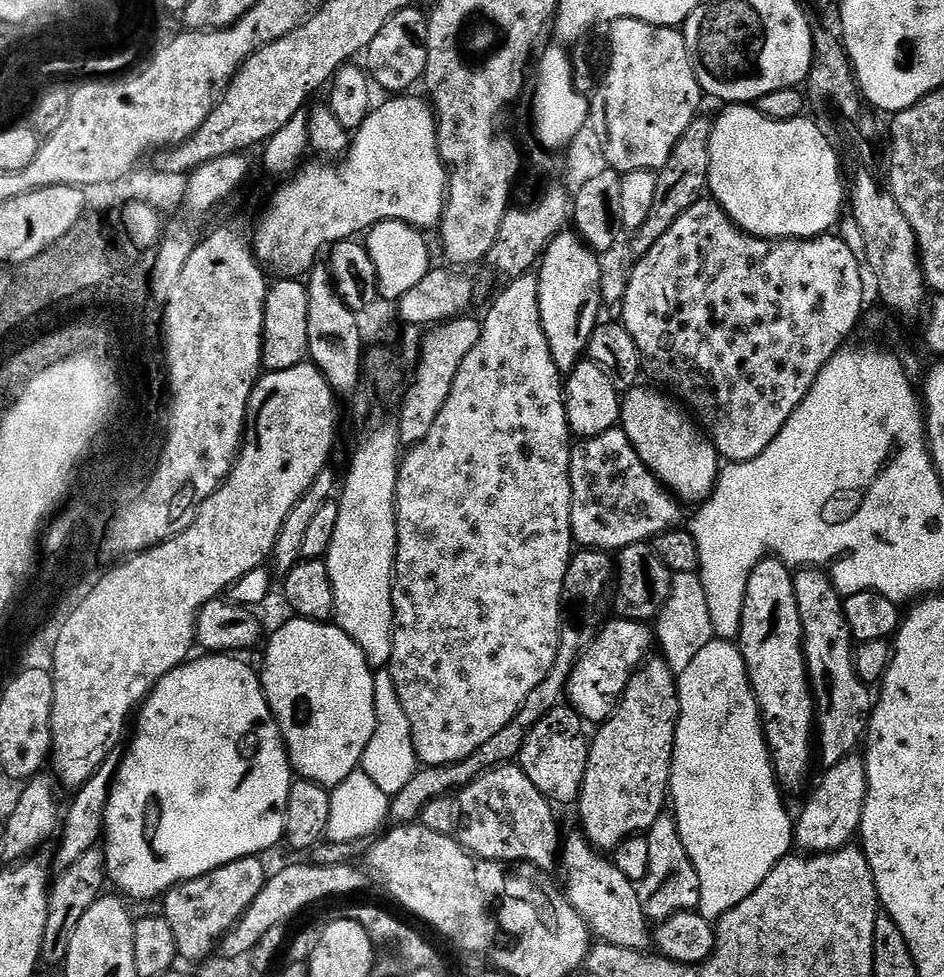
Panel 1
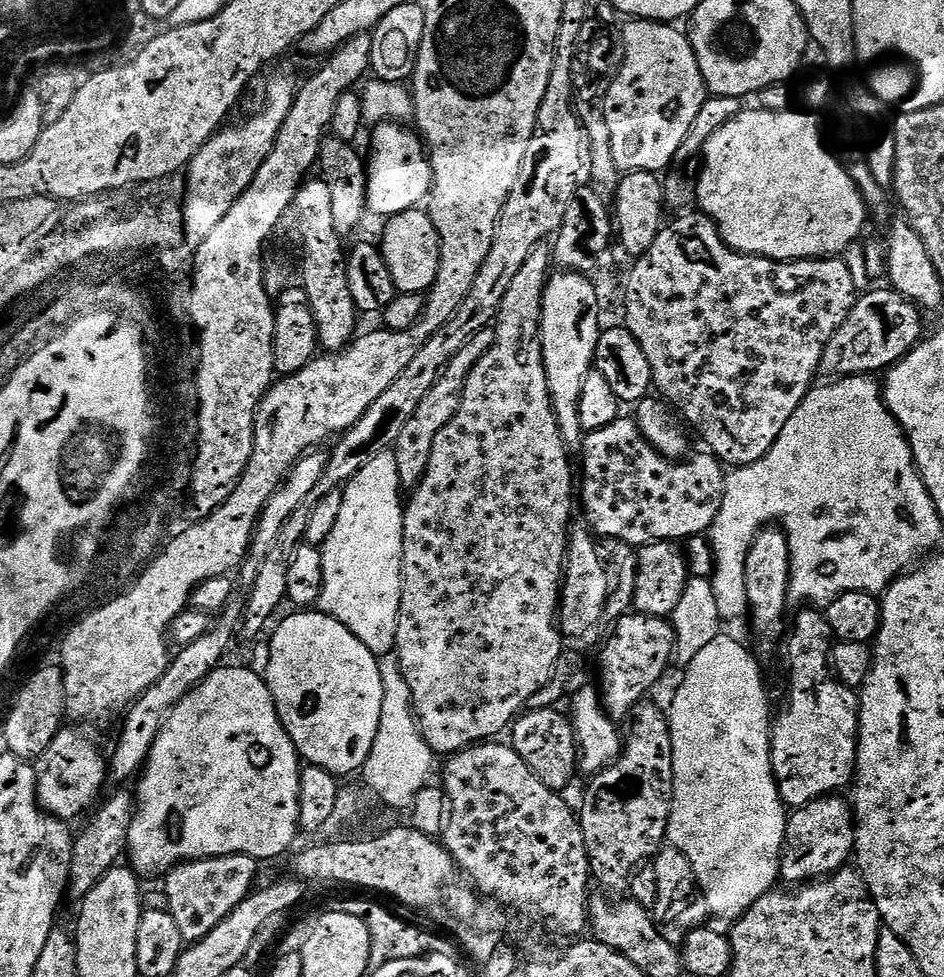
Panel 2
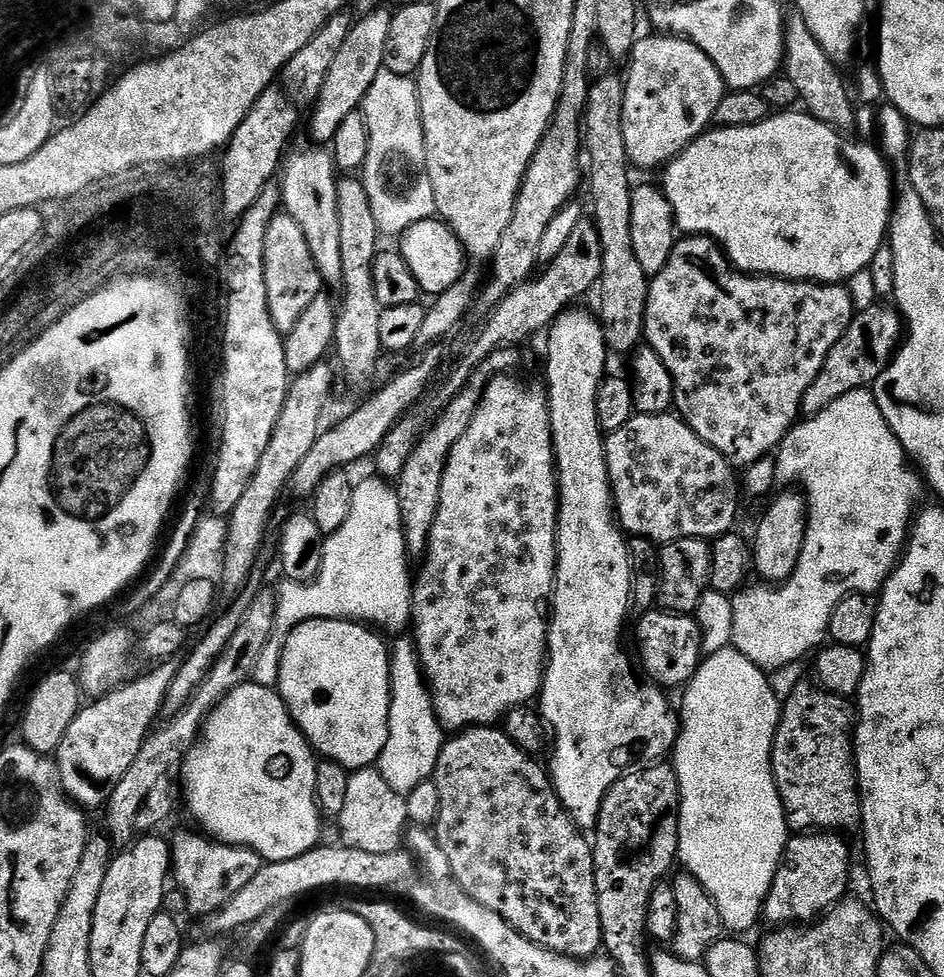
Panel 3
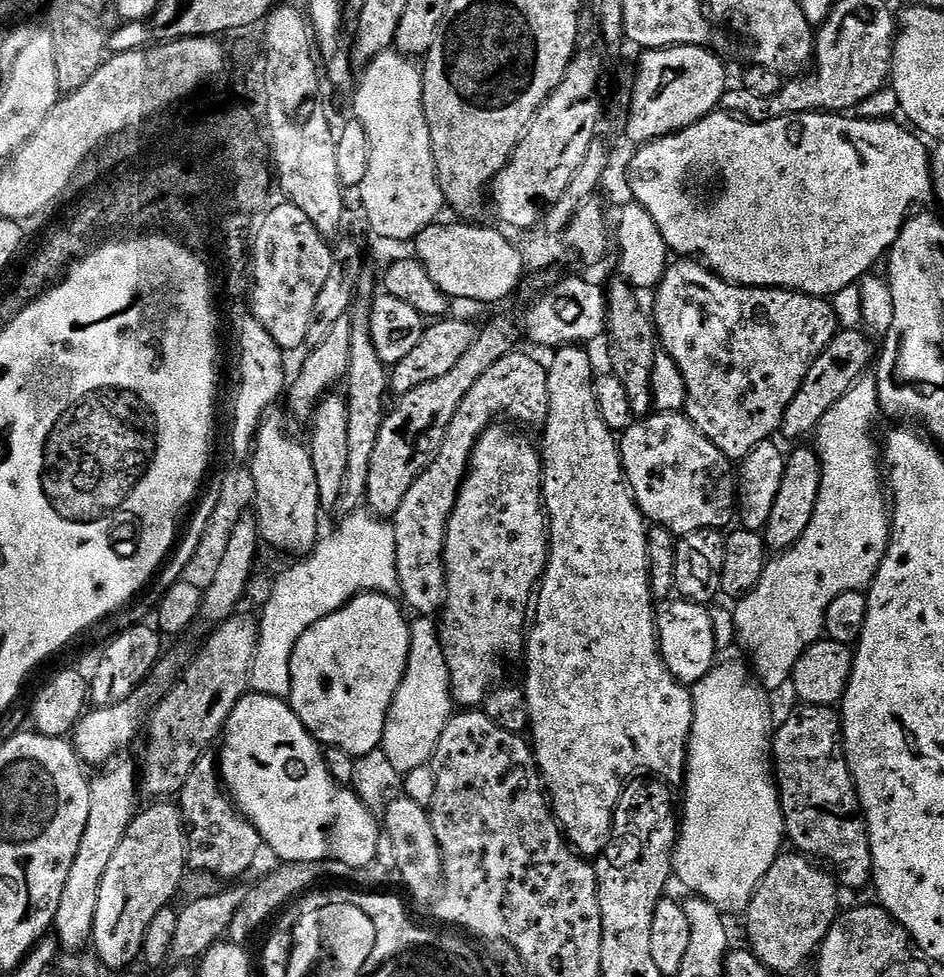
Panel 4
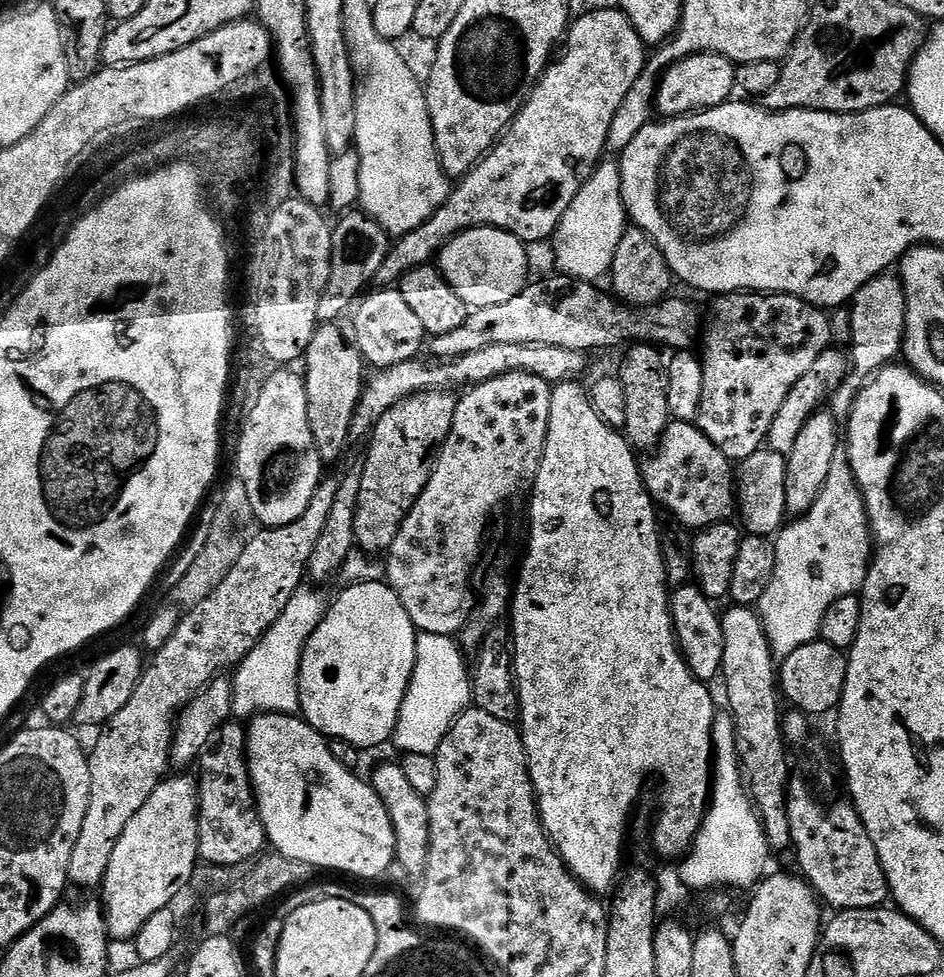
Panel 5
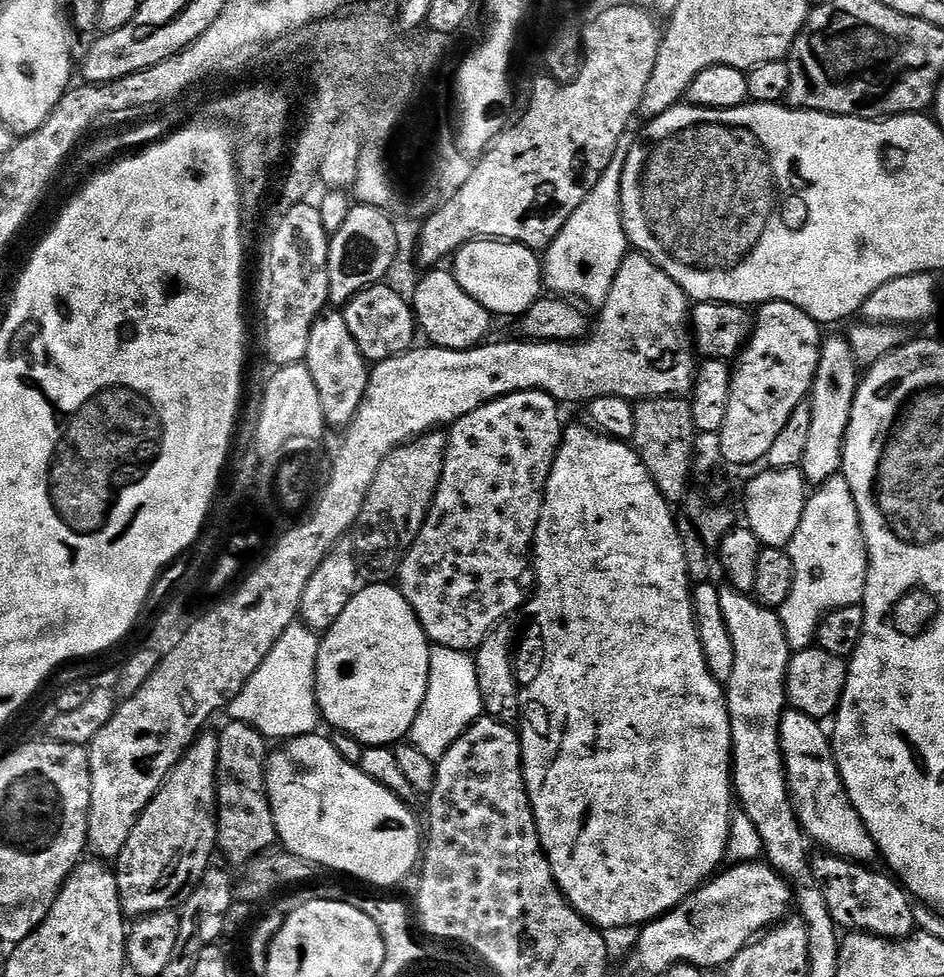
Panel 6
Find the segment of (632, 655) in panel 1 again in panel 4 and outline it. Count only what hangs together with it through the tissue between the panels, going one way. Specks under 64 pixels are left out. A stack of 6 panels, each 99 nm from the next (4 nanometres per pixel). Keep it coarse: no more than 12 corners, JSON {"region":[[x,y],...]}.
{"region":[[669,598],[656,608],[660,657],[685,686],[717,663],[712,612]]}

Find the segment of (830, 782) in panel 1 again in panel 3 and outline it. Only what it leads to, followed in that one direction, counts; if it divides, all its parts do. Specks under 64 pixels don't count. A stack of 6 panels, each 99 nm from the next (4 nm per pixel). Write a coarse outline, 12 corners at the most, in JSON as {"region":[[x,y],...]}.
{"region":[[796,834],[763,919],[812,922],[845,899],[848,848],[836,834]]}

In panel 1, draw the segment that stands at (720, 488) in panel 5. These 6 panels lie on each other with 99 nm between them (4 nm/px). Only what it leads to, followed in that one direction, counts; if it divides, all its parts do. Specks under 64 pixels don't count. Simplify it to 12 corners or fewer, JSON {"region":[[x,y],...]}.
{"region":[[619,426],[573,443],[572,539],[616,554],[683,521]]}

